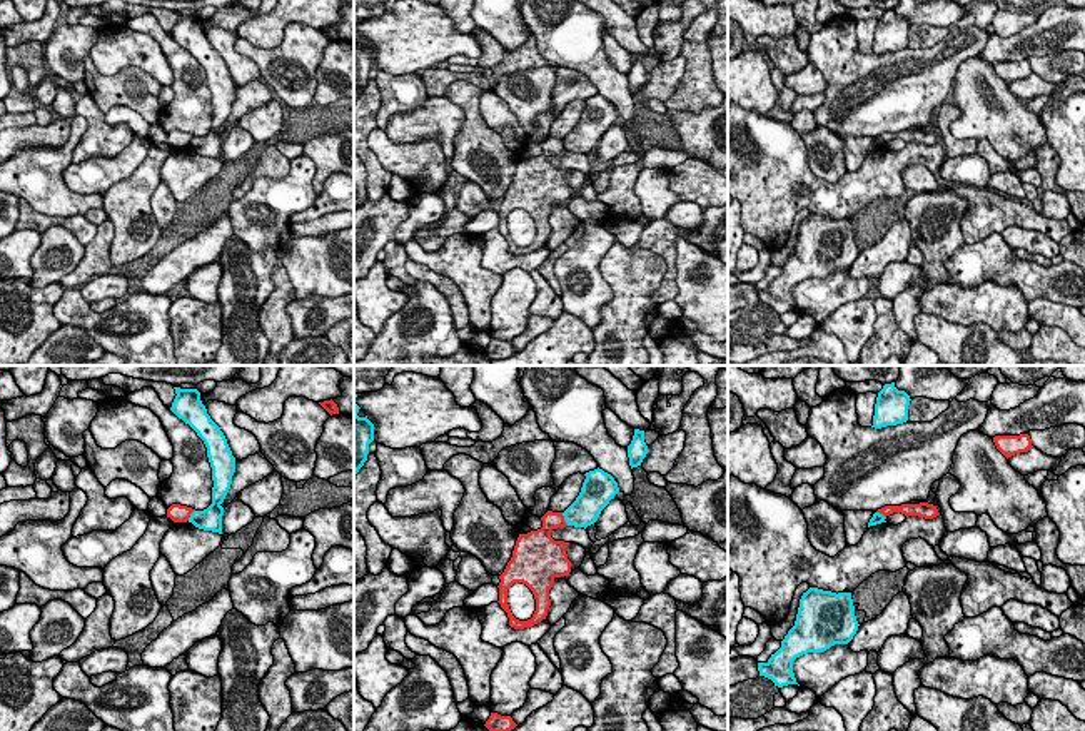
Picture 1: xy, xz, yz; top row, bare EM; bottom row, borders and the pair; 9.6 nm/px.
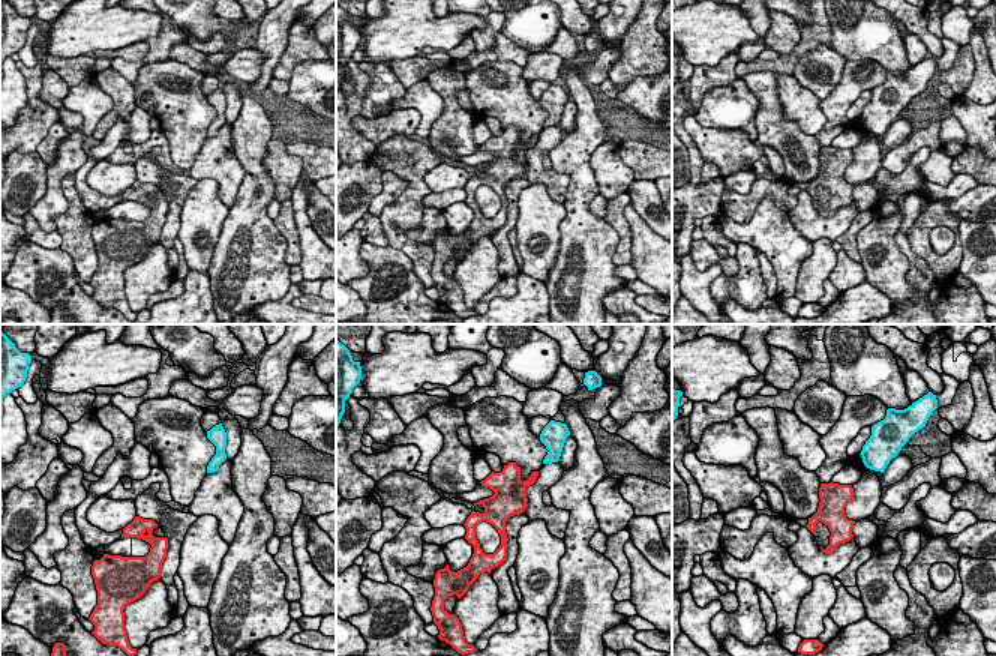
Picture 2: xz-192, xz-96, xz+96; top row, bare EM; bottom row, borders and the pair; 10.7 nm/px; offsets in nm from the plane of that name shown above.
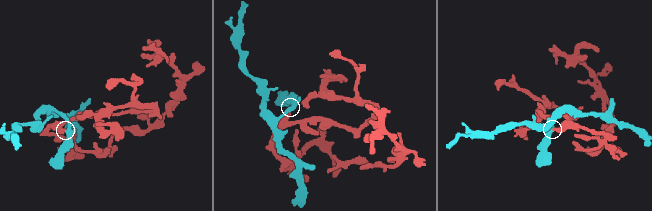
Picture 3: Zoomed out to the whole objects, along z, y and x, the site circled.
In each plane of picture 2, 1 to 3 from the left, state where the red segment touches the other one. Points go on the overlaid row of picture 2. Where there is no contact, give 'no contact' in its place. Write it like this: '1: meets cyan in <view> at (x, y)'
1: no contact
2: no contact
3: no contact

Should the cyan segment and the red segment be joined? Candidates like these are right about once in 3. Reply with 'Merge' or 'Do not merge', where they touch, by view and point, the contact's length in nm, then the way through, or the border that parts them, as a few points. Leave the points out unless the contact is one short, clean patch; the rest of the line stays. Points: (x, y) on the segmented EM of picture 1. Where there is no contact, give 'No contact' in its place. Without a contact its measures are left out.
Do not merge. Touches cyan at xz (565, 519). Shared border 140 nm. Boundary: xz (561, 513), (568, 524)

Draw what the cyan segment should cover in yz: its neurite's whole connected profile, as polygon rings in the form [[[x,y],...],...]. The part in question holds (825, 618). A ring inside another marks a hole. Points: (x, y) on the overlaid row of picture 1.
[[[810,587],[800,599],[795,626],[781,641],[781,648],[766,663],[758,663],[760,676],[778,688],[798,684],[793,673],[796,658],[848,644],[858,626],[851,592]]]

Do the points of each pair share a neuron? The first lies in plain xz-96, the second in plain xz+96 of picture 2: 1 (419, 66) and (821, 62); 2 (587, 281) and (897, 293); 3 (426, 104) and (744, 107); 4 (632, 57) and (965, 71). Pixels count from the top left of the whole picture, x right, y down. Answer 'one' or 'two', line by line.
1: two
2: two
3: one
4: two

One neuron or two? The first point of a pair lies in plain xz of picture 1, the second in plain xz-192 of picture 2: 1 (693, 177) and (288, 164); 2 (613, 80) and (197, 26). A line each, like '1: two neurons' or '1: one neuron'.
1: two neurons
2: one neuron

